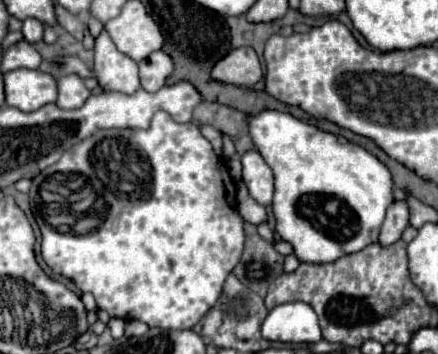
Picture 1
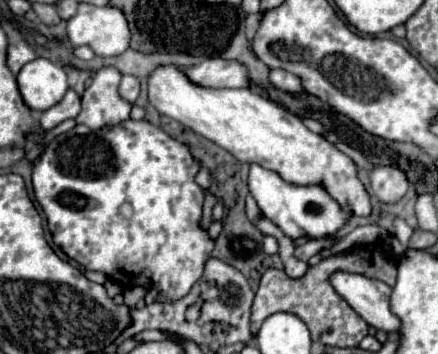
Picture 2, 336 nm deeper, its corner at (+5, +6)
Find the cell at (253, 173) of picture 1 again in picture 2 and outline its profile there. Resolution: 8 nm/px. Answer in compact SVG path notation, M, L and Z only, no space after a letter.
M257 163L251 165L249 171L249 191L255 197L259 209L263 211L263 215L273 221L277 227L281 227L281 231L291 237L293 241L299 237L311 237L311 239L325 239L329 235L333 235L335 231L343 229L351 217L353 211L343 209L329 193L323 185L293 185L281 179L279 173L265 169Z

